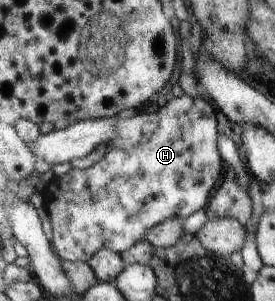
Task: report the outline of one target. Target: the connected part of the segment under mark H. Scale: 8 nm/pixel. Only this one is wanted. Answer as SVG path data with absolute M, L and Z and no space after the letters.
M183 95L181 98L173 98L169 100L165 106L161 106L157 112L151 114L135 114L133 118L127 120L117 120L117 140L113 140L113 144L107 146L107 152L103 156L103 160L99 160L97 164L86 169L71 169L69 172L60 177L53 179L51 188L46 192L46 209L51 220L53 234L51 234L51 242L55 254L62 261L83 261L87 262L97 251L102 248L112 249L113 252L127 251L128 248L135 247L137 243L145 240L146 235L157 224L163 223L164 220L181 219L191 216L193 212L197 212L199 208L203 208L209 200L209 192L215 186L217 178L221 174L221 156L219 156L219 148L217 148L217 118L215 118L215 110L211 106L211 102L207 102L207 98L197 96L192 98Z

